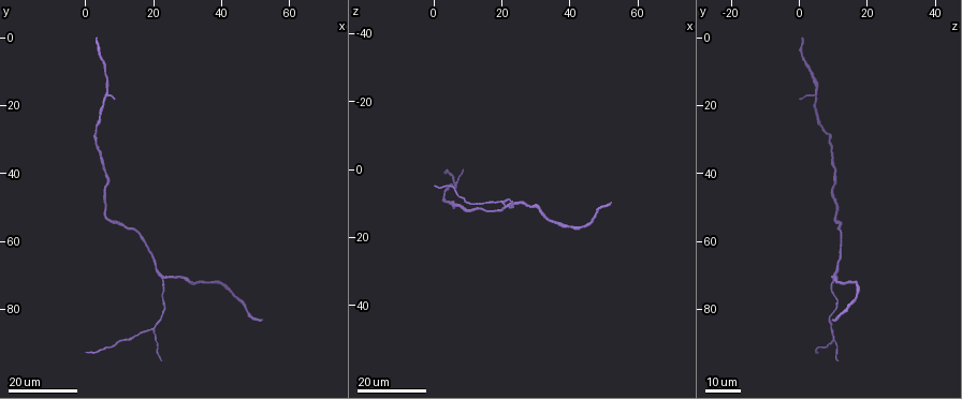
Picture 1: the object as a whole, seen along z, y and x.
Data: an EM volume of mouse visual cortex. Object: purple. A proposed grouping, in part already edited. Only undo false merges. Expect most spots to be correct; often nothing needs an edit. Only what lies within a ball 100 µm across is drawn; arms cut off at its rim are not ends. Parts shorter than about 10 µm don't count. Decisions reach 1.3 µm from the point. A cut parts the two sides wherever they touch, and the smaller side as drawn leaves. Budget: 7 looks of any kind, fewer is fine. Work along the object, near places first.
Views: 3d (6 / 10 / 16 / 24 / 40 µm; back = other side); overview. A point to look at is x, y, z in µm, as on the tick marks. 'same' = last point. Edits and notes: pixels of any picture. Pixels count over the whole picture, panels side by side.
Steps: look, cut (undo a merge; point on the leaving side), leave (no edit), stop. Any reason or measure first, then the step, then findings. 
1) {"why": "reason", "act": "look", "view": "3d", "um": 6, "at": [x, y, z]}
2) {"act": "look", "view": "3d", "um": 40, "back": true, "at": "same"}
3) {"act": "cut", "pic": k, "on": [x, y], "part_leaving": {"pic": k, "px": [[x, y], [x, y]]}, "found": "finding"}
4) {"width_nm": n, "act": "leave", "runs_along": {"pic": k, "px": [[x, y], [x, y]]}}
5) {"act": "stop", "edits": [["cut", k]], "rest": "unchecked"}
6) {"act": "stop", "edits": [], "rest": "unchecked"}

{"act": "look", "view": "3d", "um": 24, "at": [22.5, 76.5, 11.0]}

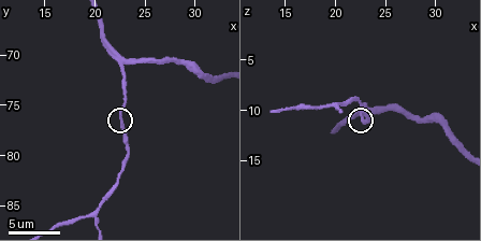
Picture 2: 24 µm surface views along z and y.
{"act": "look", "view": "3d", "um": 6, "at": [22.6, 77.0, 11.0]}

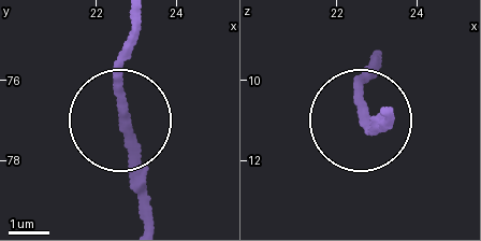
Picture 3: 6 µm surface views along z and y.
{"act": "leave", "runs_along": {"pic": 3, "px": [[137, 25], [117, 76], [117, 117], [137, 207]]}, "found": "all the same cell"}

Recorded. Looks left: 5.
{"act": "look", "view": "3d", "um": 16, "at": [11.0, 55.5, 12.5]}

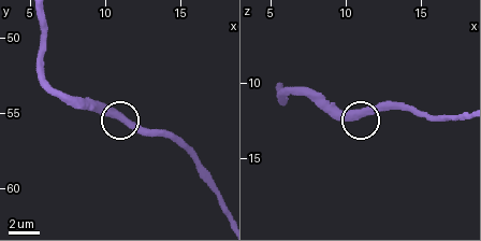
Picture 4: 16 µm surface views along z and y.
{"act": "look", "view": "3d", "um": 10, "at": [10.8, 55.0, 12.2]}

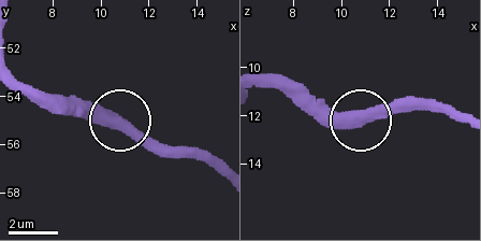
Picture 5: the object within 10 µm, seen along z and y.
{"width_nm": 460, "act": "leave", "runs_along": {"pic": 5, "px": [[353, 112], [353, 122], [329, 122], [306, 112]]}, "found": "one cell here"}

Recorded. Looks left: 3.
{"why": "calibre changes", "act": "look", "view": "3d", "um": 16, "at": [6.5, 43.0, 10.5]}

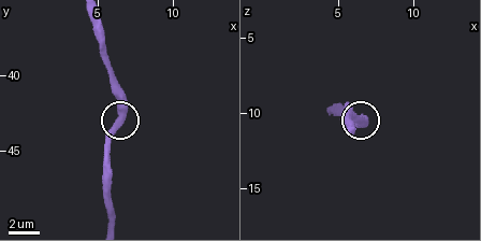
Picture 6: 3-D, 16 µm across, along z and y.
{"act": "look", "view": "3d", "um": 10, "at": [6.4, 43.0, 10.4]}

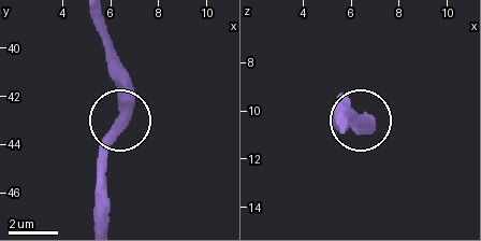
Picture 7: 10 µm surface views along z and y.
{"act": "leave", "runs_along": {"pic": 7, "px": [[107, 222], [101, 147], [120, 111], [120, 57]]}, "found": "continuous, no second cell"}

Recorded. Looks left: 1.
{"act": "stop", "edits": [], "rest": "unchecked"}

